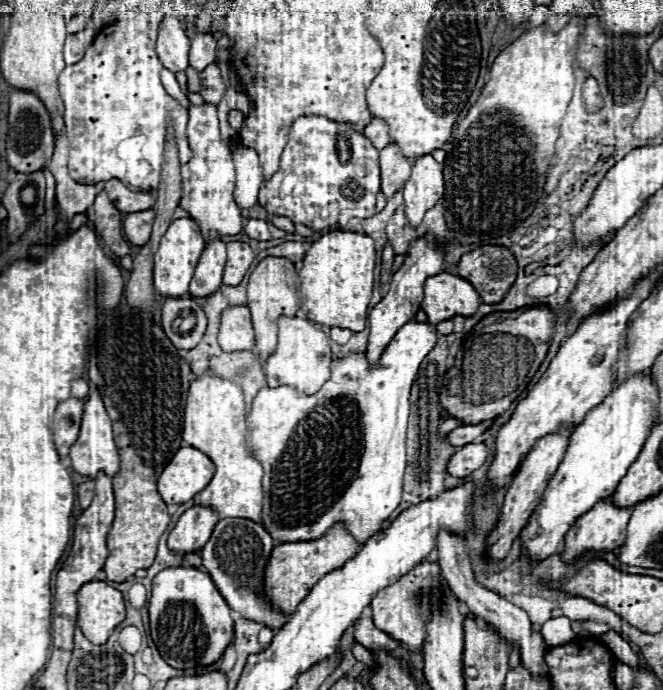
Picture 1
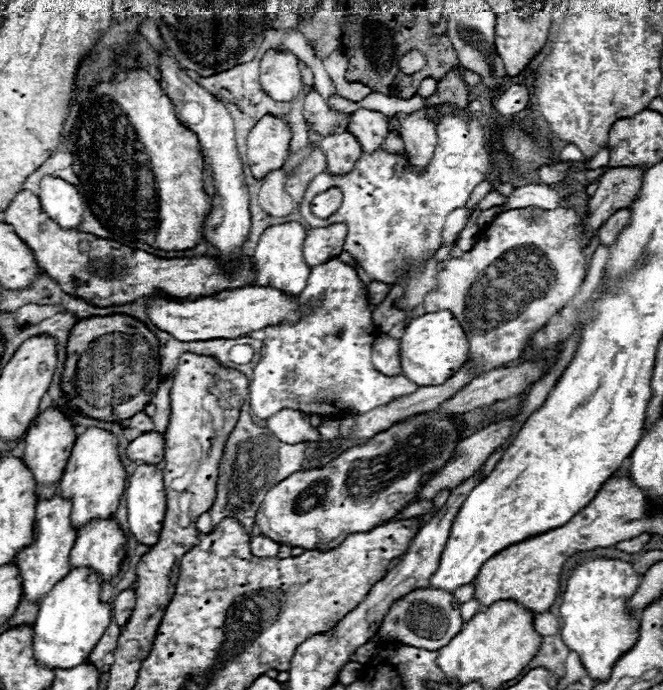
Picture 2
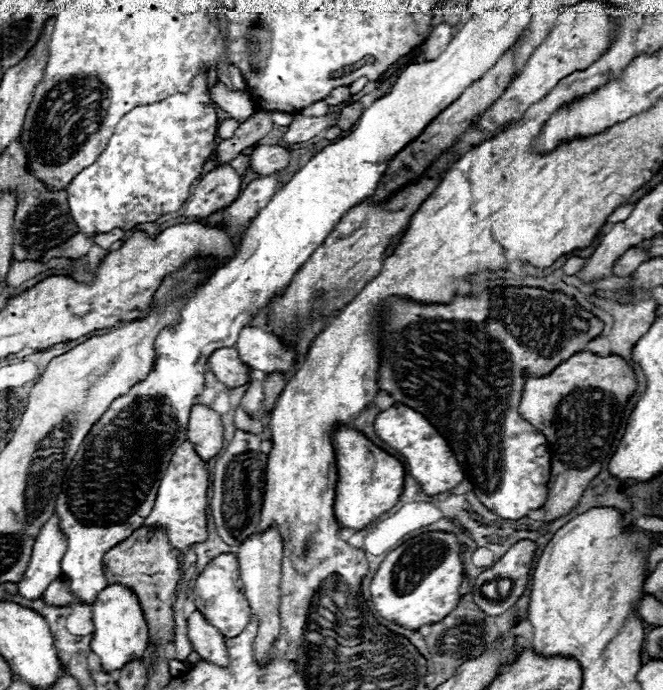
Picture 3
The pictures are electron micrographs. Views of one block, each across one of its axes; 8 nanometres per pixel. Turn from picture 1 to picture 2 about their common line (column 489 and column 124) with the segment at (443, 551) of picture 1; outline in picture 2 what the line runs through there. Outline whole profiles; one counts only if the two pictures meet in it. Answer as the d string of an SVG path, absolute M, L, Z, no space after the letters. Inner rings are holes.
M122 590L116 598L114 598L114 610L112 610L112 614L114 614L114 622L118 624L118 626L124 626L126 624L126 620L130 618L130 614L132 614L132 610L134 610L134 590Z

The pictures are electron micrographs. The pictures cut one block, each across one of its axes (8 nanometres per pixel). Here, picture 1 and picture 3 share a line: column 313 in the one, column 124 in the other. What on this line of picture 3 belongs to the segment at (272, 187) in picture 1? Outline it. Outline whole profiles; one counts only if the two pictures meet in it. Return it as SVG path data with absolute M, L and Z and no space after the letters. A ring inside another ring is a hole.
M198 74L192 82L192 90L188 94L176 94L158 104L138 106L130 110L116 126L110 144L102 152L102 156L88 168L84 168L74 180L66 186L70 214L74 222L82 226L80 230L88 236L110 232L114 228L132 230L138 224L154 222L164 214L176 212L190 196L194 180L202 174L202 166L208 162L210 154L216 146L216 130L218 130L218 114L206 90L206 74Z

